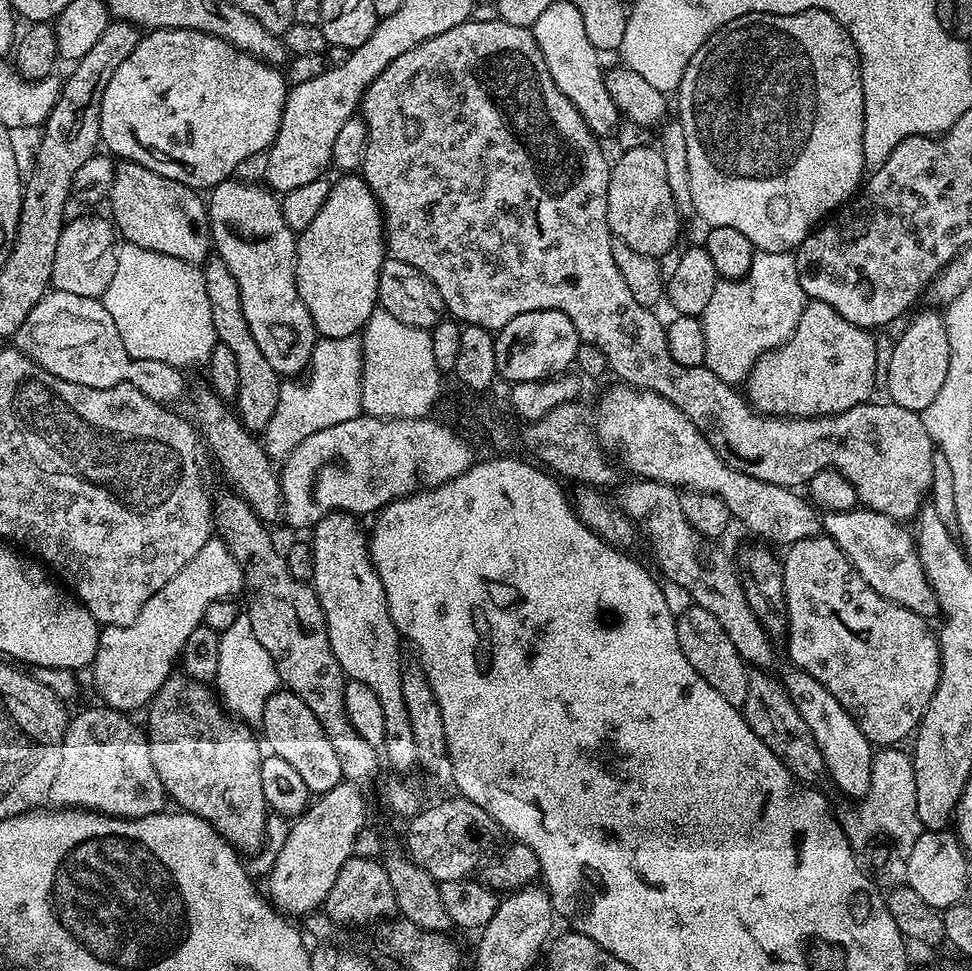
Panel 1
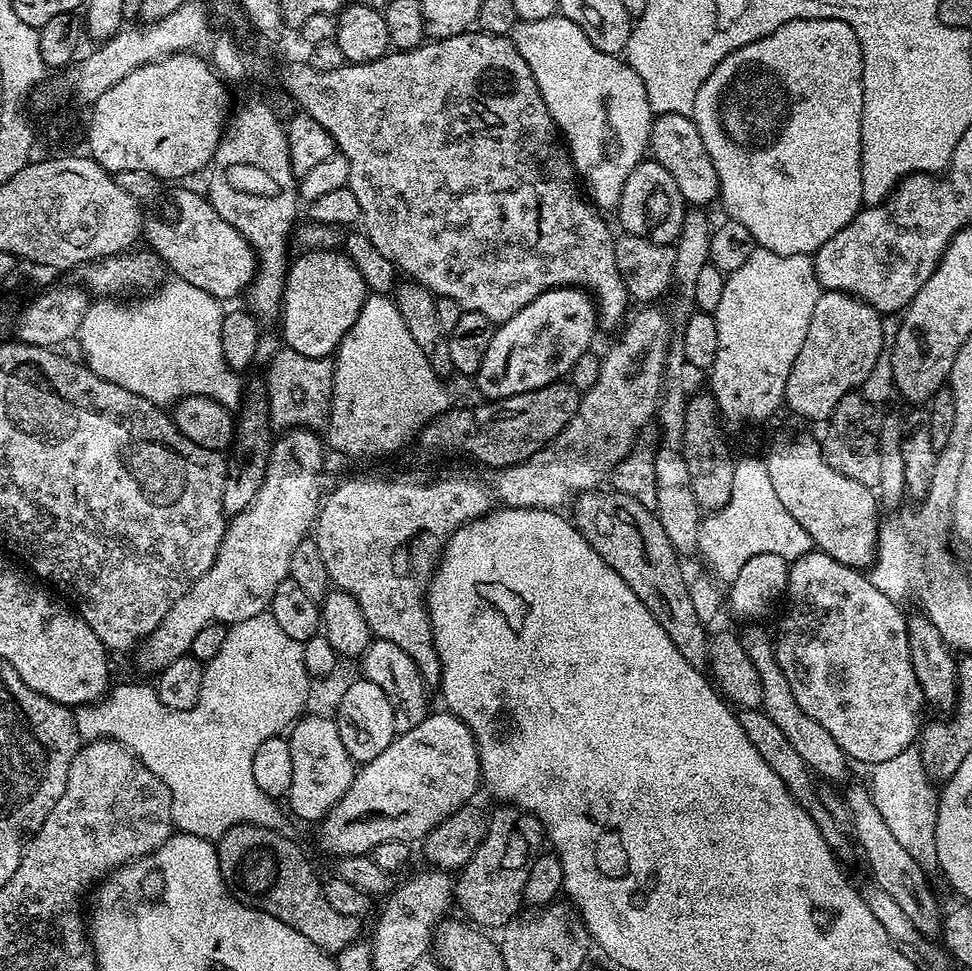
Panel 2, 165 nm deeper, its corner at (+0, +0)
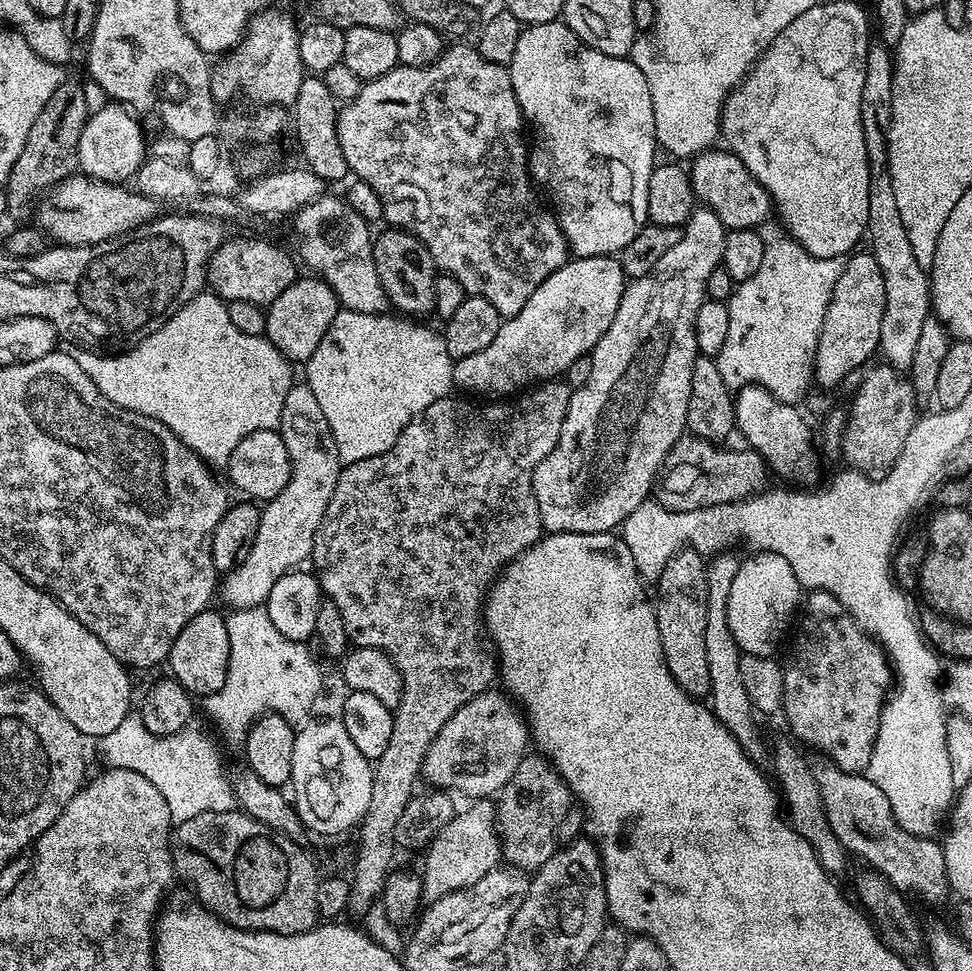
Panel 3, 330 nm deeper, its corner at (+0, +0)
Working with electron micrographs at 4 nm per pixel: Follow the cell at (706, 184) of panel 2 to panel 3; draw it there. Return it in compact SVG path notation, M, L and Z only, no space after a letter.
M713 146L708 151L691 157L690 175L697 201L714 214L718 214L725 229L759 229L760 224L767 222L768 215L773 215L774 205L771 196L731 150L719 152L718 149L719 147Z

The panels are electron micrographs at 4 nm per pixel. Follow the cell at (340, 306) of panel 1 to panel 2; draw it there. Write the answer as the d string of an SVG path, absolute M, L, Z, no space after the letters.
M308 250L291 261L288 265L288 277L284 283L284 300L280 304L278 327L284 335L283 343L290 350L308 358L322 359L331 357L342 338L358 322L358 314L370 293L358 266L343 250Z

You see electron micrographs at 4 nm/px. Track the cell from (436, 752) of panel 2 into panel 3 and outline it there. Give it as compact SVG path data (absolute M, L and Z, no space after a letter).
M489 690L466 702L466 706L457 710L450 722L442 726L438 738L430 742L424 764L420 768L423 783L428 783L425 785L436 790L451 790L453 793L461 792L464 796L472 796L468 798L492 798L502 786L506 786L510 774L518 770L518 762L522 762L529 751L530 733L521 709L507 695L495 696L494 693L495 691Z

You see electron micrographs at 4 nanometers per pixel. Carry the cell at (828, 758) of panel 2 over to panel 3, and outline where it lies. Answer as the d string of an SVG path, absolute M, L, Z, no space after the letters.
M831 762L820 763L824 764L812 764L812 773L820 787L824 817L845 853L849 857L857 856L864 866L882 874L897 892L917 896L928 904L942 903L944 888L946 892L949 887L943 847L937 841L935 844L935 839L915 836L905 830L894 818L886 794L878 790L868 775L843 772Z

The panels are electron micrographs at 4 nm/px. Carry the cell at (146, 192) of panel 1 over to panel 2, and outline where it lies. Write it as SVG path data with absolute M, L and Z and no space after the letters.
M184 186L173 187L176 189L159 201L160 216L149 215L145 219L143 239L148 239L147 247L160 257L175 279L190 282L190 286L198 286L198 290L206 290L206 294L227 302L231 296L239 292L241 295L252 283L256 274L256 251L214 210L207 195L200 193L199 196L180 187Z

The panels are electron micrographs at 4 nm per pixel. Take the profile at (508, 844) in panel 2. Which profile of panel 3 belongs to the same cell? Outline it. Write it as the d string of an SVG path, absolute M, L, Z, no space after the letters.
M526 754L494 800L496 835L500 837L503 863L525 874L541 868L558 850L556 827L562 818L566 818L573 804L572 792L556 773L551 760L539 754Z

